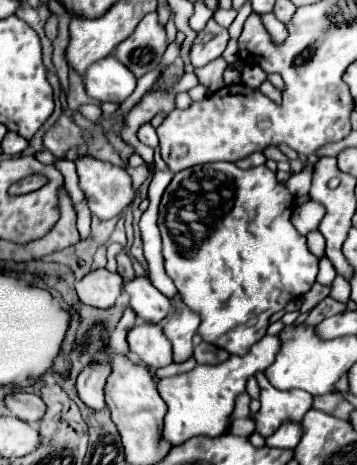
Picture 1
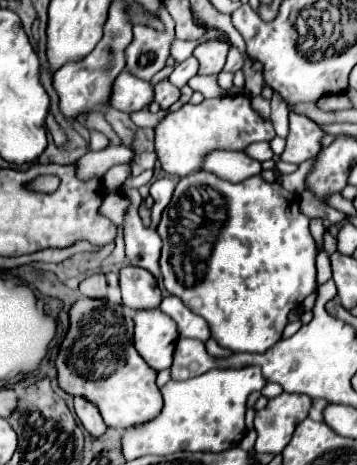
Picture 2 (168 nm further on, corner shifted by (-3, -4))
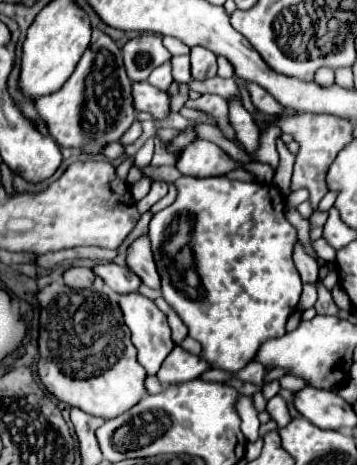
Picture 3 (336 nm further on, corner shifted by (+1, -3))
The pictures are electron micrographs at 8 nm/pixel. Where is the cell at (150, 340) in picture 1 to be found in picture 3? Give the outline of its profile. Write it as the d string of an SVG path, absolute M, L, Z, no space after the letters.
M127 293L119 297L119 307L123 311L125 323L131 331L131 341L137 347L137 361L145 367L147 375L155 375L163 363L163 359L169 355L169 351L175 347L171 339L171 329L167 327L167 317L155 307L155 303L139 293Z

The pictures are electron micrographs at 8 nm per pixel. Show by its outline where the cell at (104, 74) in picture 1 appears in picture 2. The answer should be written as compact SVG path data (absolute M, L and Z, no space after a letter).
M123 70L115 78L115 88L111 88L111 106L121 112L141 110L153 100L153 86L145 80L131 76Z

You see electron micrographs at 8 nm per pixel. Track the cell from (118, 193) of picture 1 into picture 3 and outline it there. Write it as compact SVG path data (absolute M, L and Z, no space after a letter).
M147 237L137 239L127 253L127 265L129 269L139 275L139 279L151 287L151 289L161 289L161 279L157 273L157 265L153 261L153 253L151 253L151 243Z

